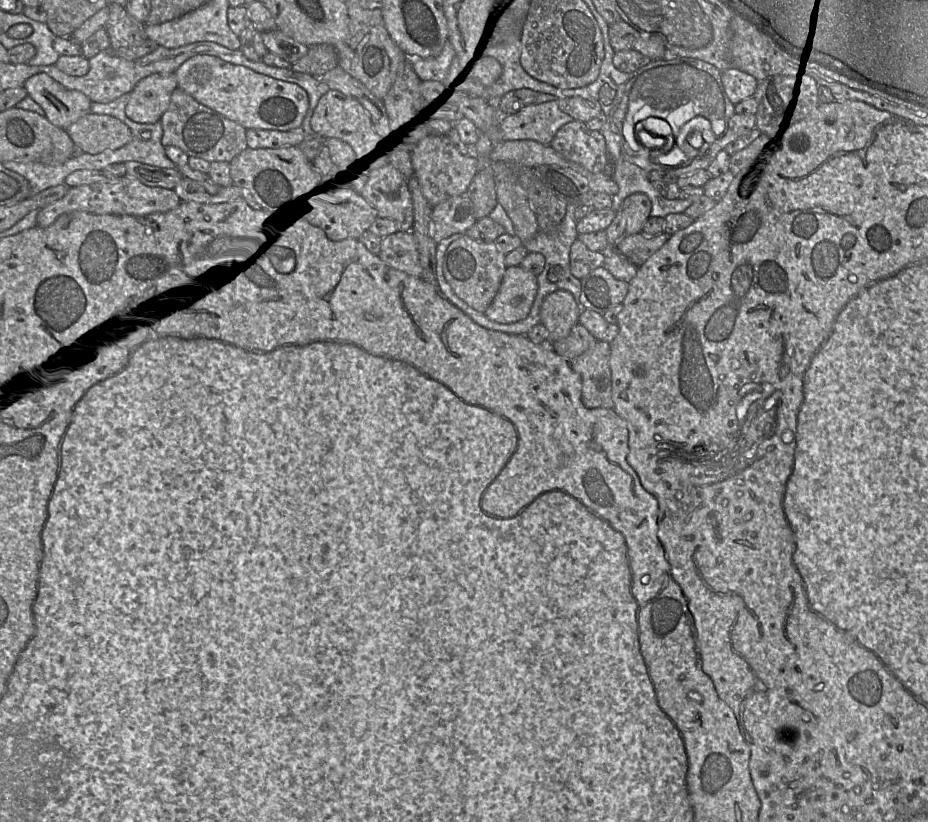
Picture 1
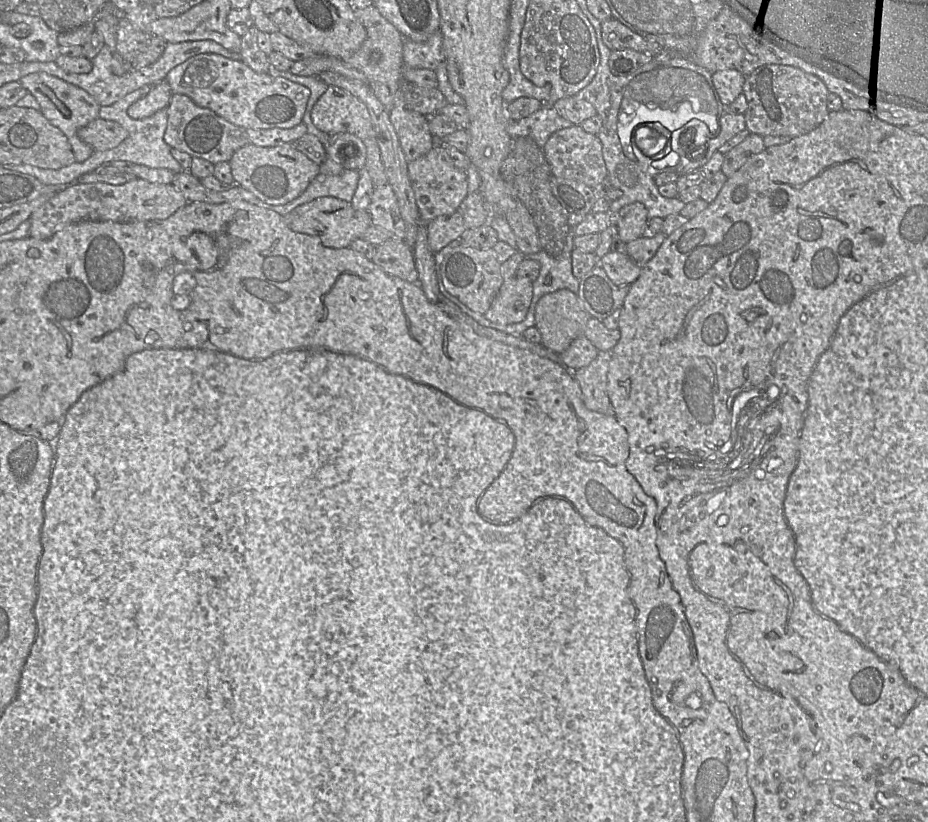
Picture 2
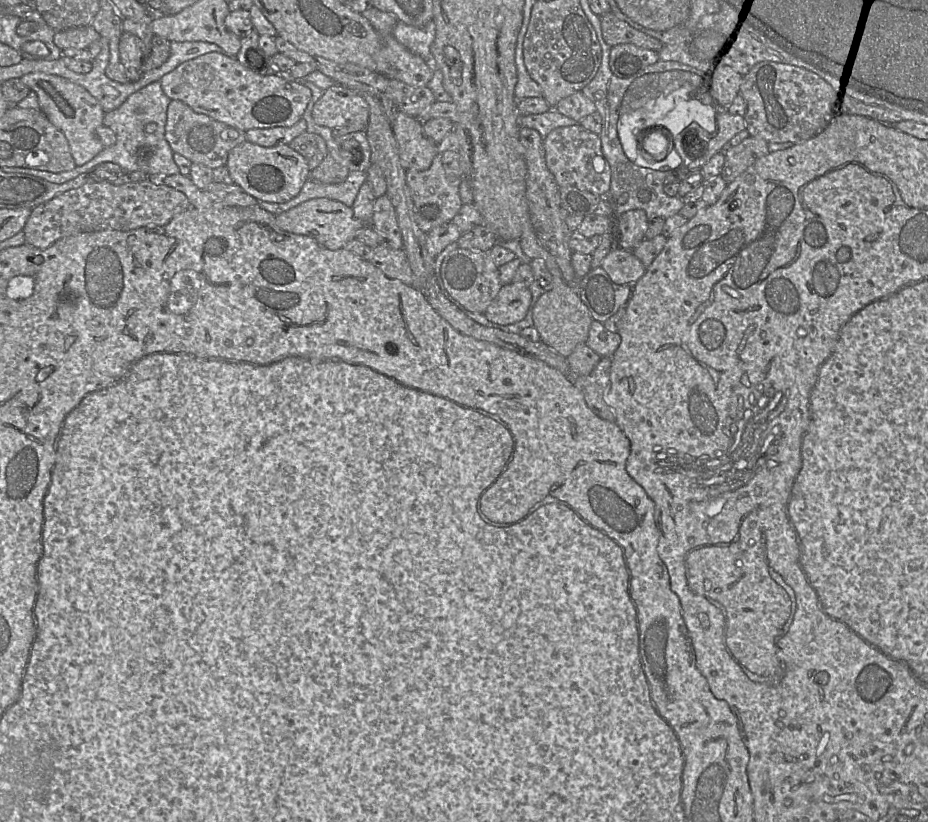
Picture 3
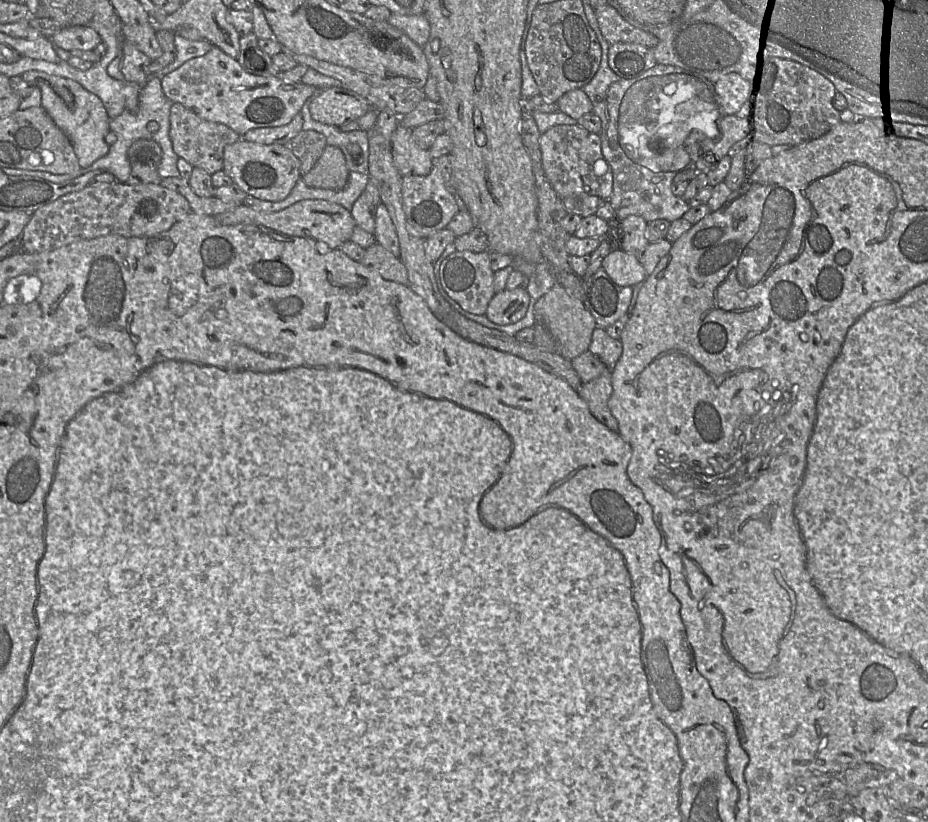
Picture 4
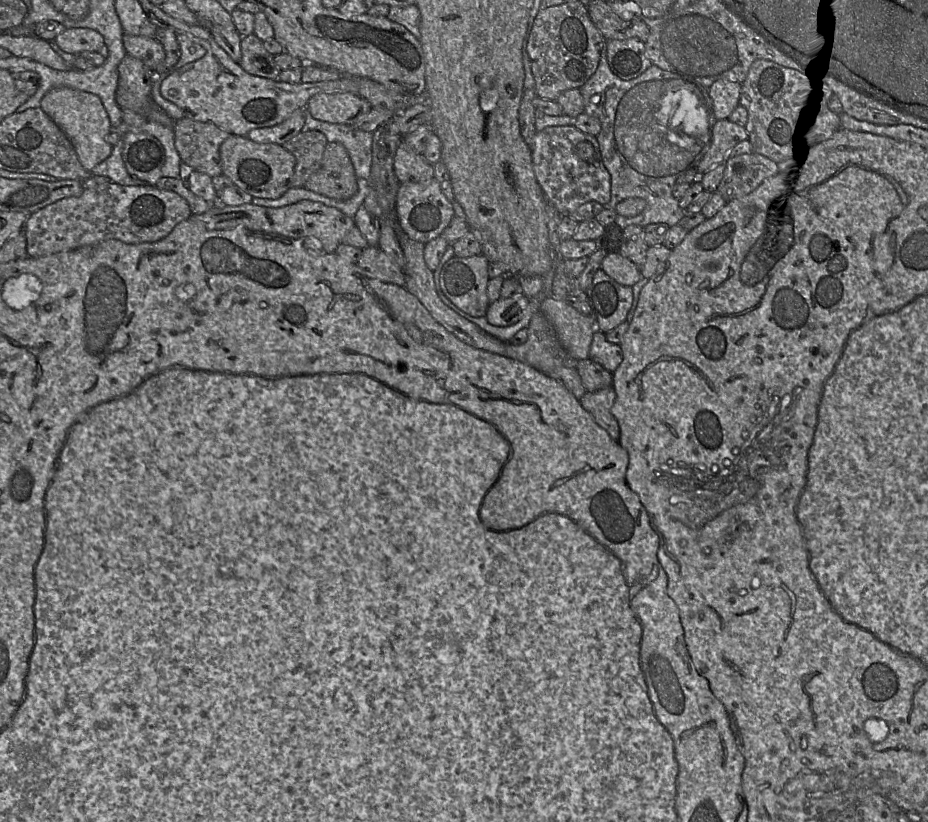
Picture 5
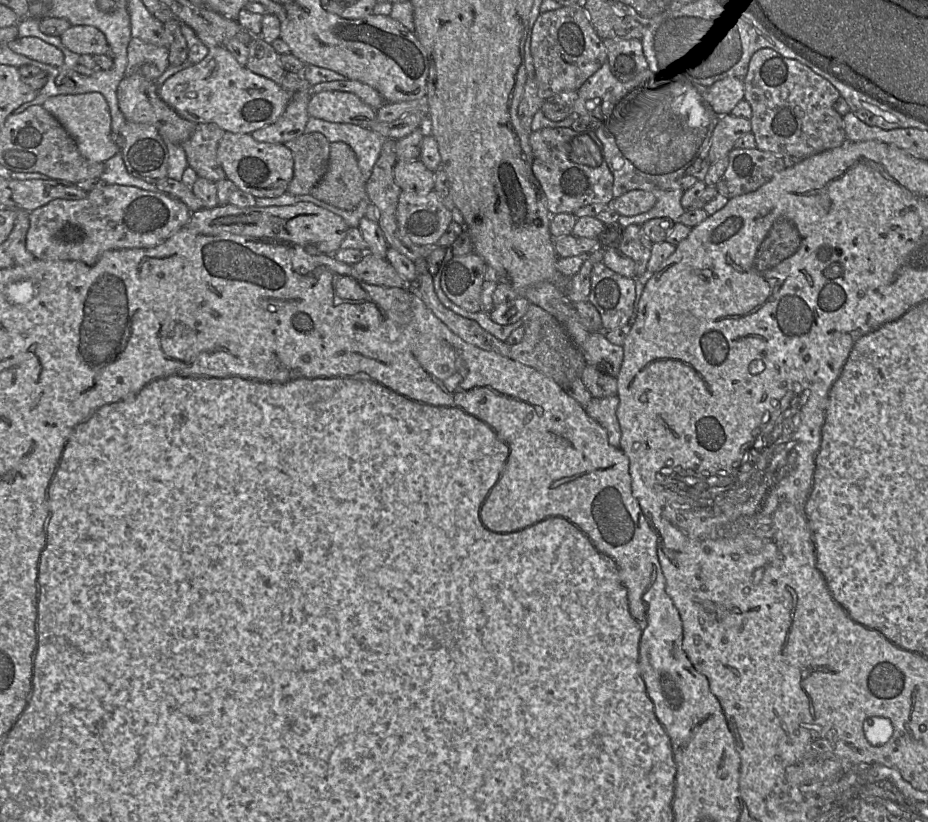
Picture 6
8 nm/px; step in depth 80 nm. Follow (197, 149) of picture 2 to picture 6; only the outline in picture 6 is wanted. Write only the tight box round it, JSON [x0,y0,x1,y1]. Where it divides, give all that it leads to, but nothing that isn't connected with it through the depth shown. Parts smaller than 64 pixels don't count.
[181,123,226,183]

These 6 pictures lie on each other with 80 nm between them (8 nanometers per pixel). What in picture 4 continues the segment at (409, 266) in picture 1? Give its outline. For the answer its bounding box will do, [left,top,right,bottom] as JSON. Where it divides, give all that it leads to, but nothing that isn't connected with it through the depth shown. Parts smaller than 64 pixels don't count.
[363,242,408,285]

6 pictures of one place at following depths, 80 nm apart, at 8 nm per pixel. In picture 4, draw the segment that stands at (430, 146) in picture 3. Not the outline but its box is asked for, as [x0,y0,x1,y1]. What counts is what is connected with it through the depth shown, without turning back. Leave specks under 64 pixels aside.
[392,124,434,176]

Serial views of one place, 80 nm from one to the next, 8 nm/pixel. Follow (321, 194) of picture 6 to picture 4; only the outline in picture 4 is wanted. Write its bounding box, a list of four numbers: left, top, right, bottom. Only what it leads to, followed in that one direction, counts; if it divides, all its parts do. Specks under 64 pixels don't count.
[302,145,349,191]

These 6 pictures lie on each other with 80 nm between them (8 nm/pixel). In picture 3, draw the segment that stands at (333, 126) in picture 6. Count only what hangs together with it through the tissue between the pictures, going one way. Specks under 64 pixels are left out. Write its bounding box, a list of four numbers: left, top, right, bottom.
[300,79,371,172]

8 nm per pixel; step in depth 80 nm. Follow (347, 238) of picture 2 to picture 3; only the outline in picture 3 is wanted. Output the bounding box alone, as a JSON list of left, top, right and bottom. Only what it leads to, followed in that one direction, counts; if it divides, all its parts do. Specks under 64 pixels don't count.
[276,198,365,250]

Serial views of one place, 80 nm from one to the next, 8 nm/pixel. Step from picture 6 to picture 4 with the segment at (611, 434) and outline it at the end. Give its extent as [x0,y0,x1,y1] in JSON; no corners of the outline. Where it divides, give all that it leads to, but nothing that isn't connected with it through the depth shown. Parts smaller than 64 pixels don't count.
[576,370,619,432]

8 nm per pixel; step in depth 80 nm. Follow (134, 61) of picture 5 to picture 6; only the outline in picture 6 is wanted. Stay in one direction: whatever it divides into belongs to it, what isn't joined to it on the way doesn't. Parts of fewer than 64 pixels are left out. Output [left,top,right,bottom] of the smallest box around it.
[117,74,196,145]

